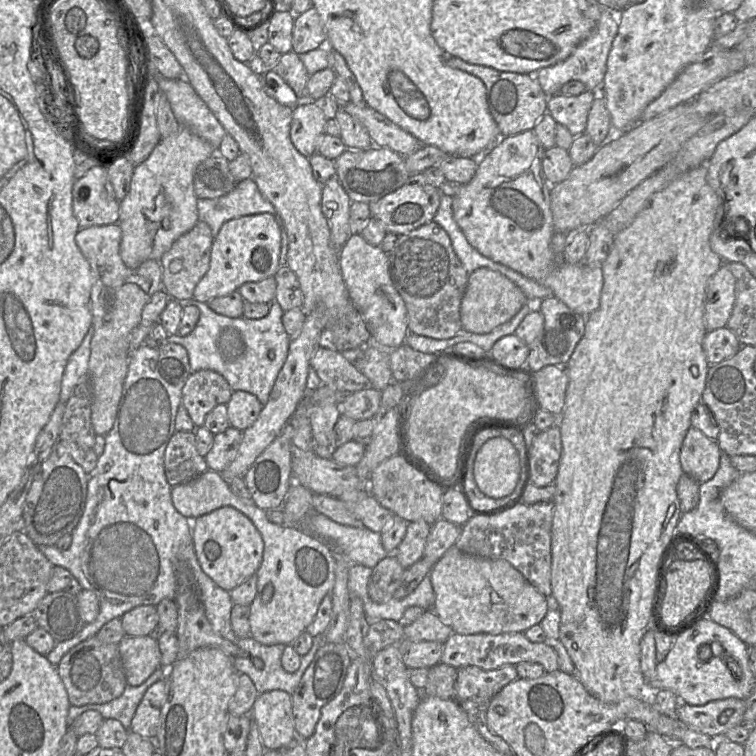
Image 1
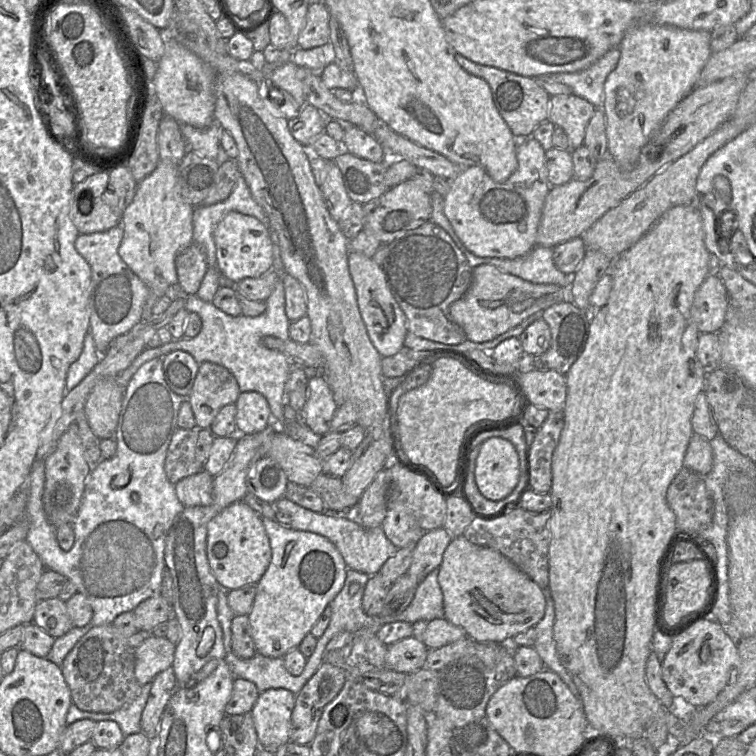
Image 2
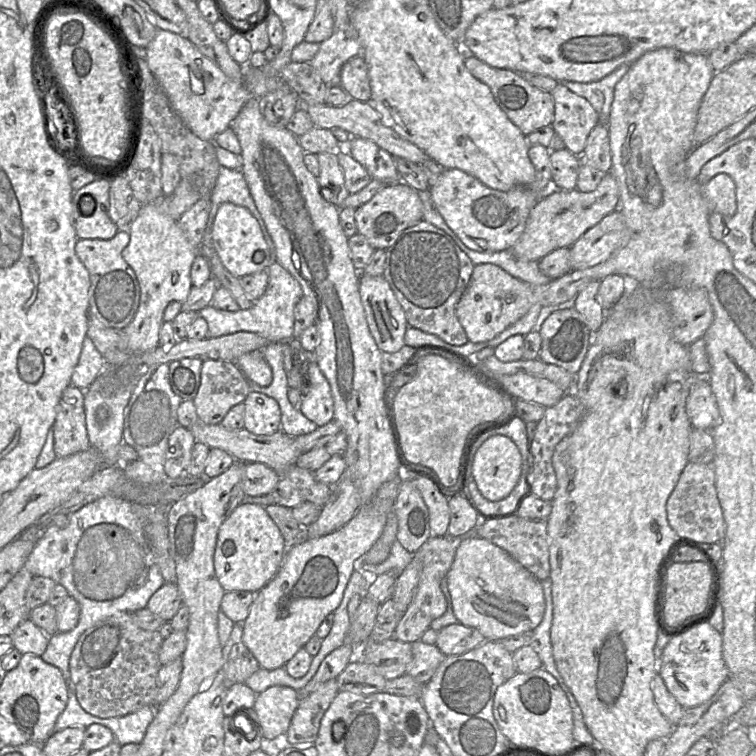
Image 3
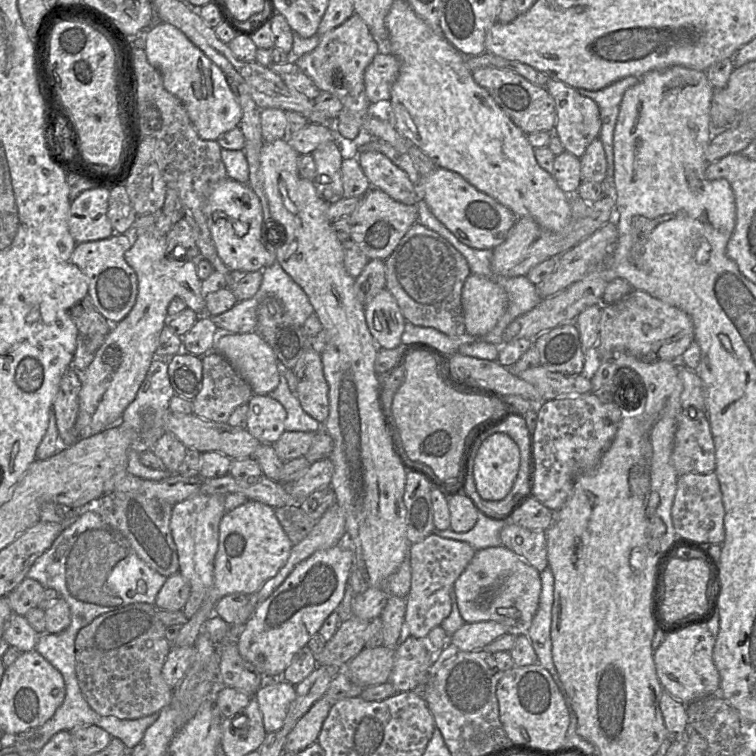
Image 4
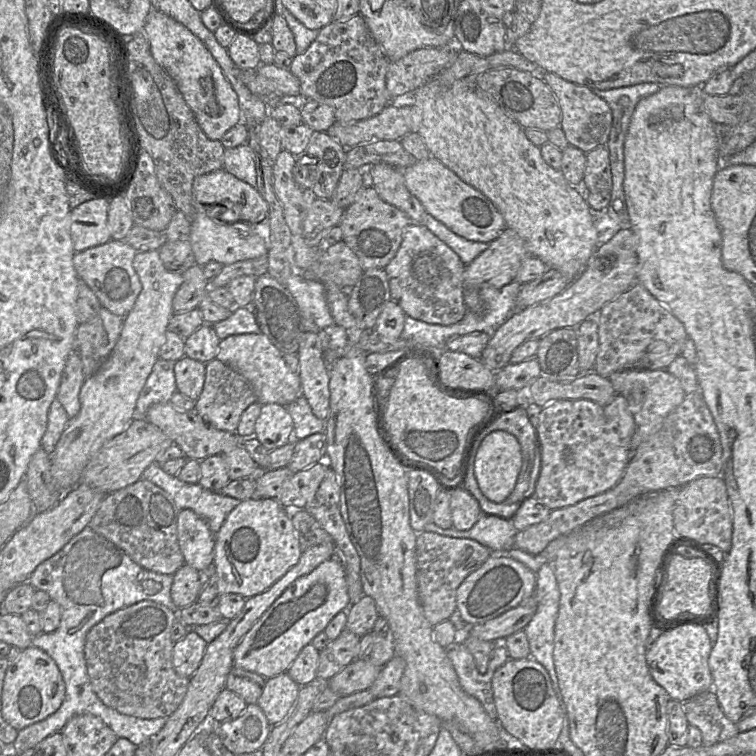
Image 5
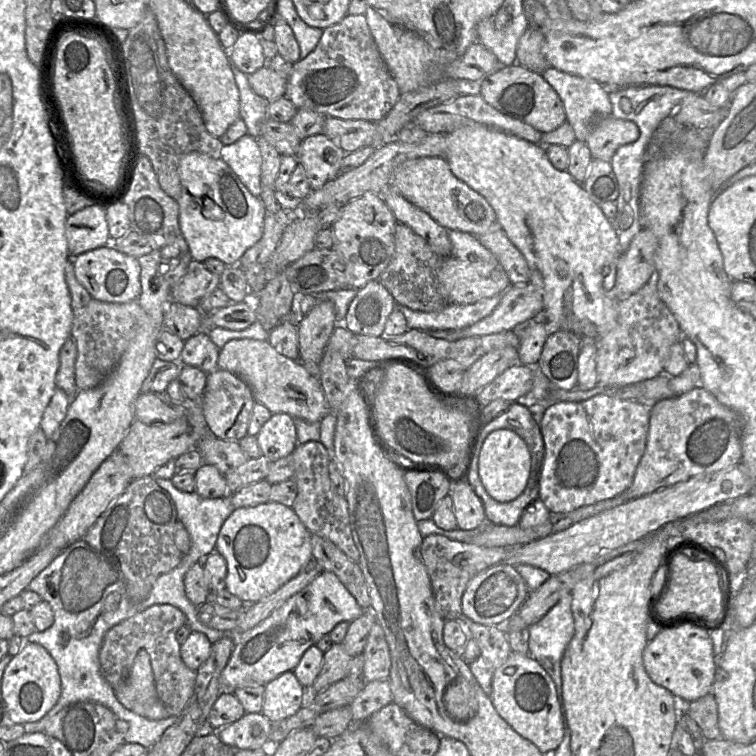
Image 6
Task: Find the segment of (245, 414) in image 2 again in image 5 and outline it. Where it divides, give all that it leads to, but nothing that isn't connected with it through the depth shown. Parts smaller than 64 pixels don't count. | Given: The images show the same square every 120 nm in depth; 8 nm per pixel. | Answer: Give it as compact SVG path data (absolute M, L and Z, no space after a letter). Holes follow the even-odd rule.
M271 403L261 407L253 437L270 452L293 440L294 424L285 406Z

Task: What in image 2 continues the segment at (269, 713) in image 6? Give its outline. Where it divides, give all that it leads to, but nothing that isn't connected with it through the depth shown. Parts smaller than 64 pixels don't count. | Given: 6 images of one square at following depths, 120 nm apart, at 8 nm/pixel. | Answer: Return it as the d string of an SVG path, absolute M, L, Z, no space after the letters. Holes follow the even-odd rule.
M284 688L260 693L251 714L261 748L276 750L290 741L295 697Z

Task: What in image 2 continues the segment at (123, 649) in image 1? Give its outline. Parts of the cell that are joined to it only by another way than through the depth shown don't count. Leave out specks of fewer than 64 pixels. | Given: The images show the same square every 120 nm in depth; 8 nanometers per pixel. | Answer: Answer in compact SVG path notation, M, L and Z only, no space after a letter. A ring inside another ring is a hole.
M147 637L135 651L134 674L142 686L172 666L176 645L166 637Z

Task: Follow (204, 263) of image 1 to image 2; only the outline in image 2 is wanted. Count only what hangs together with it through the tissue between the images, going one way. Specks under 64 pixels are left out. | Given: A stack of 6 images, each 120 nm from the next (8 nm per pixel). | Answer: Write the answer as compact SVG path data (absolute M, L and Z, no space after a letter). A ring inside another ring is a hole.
M192 243L179 251L176 257L179 289L187 295L196 295L208 270L204 253L196 244Z

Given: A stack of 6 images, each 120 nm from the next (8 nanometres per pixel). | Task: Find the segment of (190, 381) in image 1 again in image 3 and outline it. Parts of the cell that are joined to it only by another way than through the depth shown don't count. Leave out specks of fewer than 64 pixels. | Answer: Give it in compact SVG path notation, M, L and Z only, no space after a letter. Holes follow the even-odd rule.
M204 360L193 404L198 421L220 424L228 411L250 393L249 381L233 361Z

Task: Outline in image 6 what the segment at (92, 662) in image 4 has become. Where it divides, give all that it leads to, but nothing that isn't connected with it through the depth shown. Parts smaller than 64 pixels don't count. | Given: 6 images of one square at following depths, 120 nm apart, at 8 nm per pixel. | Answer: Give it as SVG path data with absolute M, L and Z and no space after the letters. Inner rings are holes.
M170 604L150 606L144 611L114 625L106 632L99 650L99 663L102 675L112 688L113 686L121 685L127 678L138 651L145 649L150 656L150 663L159 699L166 706L171 716L180 716L193 696L197 676L196 671L187 667L181 658L180 643L176 639L176 632L183 625L186 625L185 614Z

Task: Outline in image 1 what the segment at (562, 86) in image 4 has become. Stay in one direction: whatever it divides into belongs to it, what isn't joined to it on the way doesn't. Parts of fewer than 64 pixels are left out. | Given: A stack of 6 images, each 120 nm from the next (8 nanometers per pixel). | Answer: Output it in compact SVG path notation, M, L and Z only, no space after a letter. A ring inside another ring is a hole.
M586 90L579 95L548 96L547 112L576 137L586 131L588 114L597 93Z

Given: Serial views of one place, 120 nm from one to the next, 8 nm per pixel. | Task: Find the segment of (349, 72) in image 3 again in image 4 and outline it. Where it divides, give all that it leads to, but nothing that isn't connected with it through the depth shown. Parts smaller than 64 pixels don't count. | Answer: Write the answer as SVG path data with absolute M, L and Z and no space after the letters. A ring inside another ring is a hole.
M378 53L364 72L365 93L371 104L389 100L391 87L400 69L399 60L390 53Z

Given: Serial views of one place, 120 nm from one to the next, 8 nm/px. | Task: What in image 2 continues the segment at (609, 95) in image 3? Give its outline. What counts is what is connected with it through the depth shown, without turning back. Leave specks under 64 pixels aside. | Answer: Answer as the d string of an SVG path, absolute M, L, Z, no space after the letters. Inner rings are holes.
M615 47L583 70L544 76L551 76L554 80L566 84L573 94L586 99L596 108L601 108L604 102L606 79L617 66L619 58L619 47Z

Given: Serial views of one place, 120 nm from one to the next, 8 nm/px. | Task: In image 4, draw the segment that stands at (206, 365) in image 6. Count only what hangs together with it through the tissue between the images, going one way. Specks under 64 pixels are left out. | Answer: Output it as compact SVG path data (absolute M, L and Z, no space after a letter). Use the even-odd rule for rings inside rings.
M200 316L191 330L182 337L183 352L203 357L214 350L220 335L209 316Z

